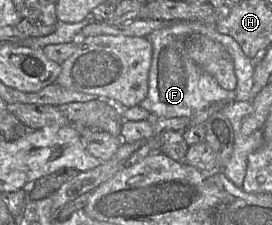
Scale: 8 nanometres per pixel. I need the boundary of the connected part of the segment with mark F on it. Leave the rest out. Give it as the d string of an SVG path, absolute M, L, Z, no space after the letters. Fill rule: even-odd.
M172 22L169 26L155 30L146 37L151 42L153 54L148 77L147 97L141 101L139 106L147 110L153 118L190 118L195 112L201 111L213 103L252 102L255 61L245 55L241 46L231 36L219 33L215 25L201 22ZM192 33L207 36L222 44L228 51L237 77L235 90L223 89L214 77L189 58L184 49L184 39Z

